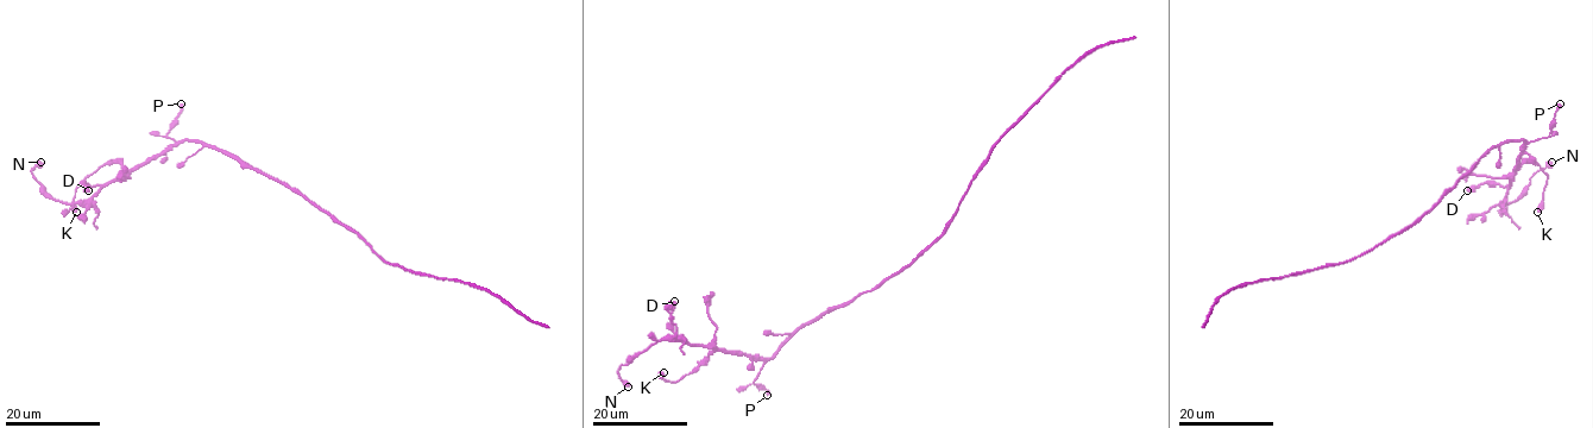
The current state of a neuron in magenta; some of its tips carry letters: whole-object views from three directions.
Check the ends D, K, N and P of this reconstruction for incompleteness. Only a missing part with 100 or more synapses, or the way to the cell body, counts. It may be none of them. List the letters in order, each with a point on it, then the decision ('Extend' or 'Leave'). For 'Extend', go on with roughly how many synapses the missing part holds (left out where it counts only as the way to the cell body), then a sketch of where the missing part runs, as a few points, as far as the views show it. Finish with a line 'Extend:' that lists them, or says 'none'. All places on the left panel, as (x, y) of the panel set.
D: Place: (88, 190). Leave
K: Place: (76, 212). Leave
N: Place: (41, 162). Leave
P: Place: (181, 104). Leave
Extend: none

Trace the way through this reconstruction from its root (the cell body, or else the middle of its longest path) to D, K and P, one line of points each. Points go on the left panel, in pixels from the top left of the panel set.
D: (306, 197), (195, 140), (171, 144), (104, 184), (90, 187), (83, 183), (88, 190)
K: (306, 197), (214, 148), (186, 140), (128, 170), (120, 163), (104, 164), (76, 189), (76, 212)
P: (306, 197), (259, 171), (243, 167), (214, 148), (195, 140), (169, 138), (170, 124), (181, 111), (181, 104)

